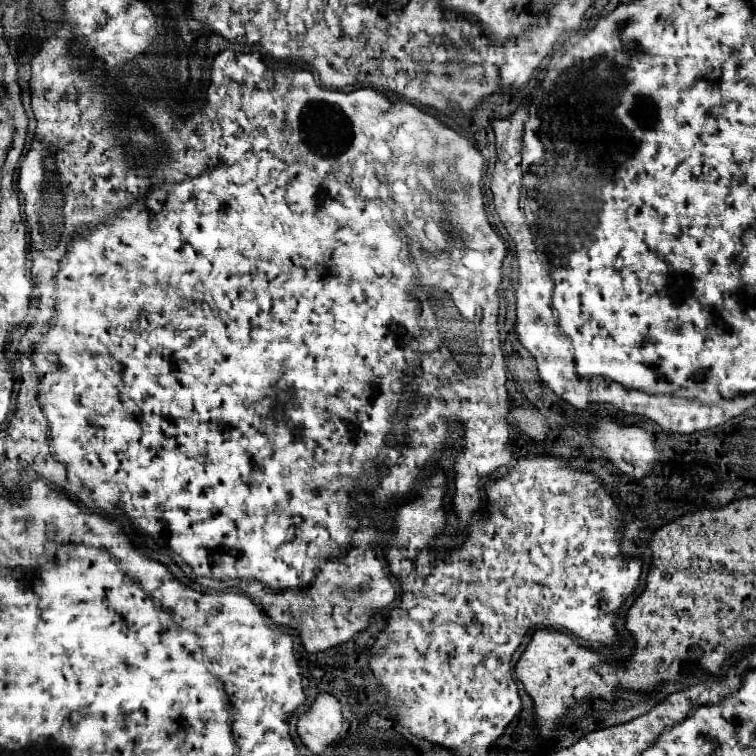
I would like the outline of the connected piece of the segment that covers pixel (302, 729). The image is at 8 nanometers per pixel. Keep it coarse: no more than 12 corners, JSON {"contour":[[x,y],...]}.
{"contour":[[318,694],[298,718],[298,736],[324,752],[342,730],[332,694]]}

